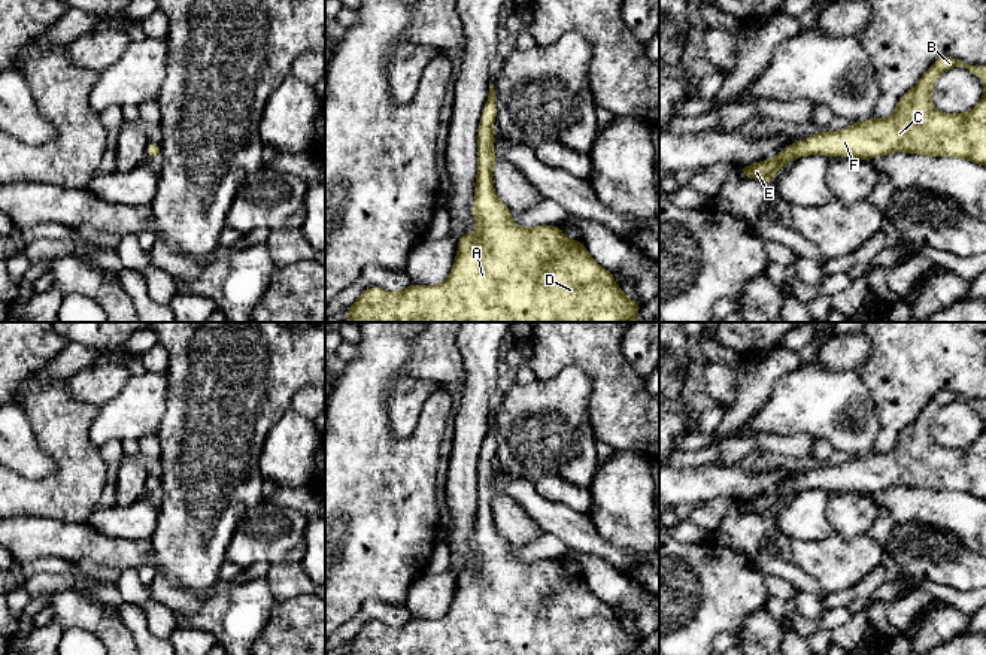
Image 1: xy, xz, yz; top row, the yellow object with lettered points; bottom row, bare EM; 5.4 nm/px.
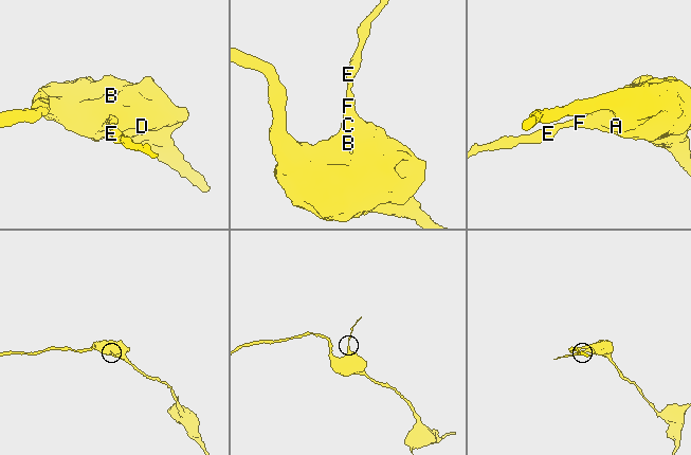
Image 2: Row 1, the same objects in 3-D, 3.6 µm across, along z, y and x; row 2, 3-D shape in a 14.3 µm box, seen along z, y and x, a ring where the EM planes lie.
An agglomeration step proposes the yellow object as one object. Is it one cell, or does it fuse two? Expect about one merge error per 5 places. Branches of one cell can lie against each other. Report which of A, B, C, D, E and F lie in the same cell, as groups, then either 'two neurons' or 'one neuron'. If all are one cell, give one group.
groups A B C D E F; one neuron

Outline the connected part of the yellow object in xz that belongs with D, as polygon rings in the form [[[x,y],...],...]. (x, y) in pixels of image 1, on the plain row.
[[[494,418],[489,419],[489,428],[486,437],[483,440],[482,454],[479,457],[479,468],[477,468],[477,510],[476,510],[476,524],[474,524],[474,558],[476,565],[471,568],[465,568],[458,571],[458,586],[453,597],[453,601],[448,610],[448,613],[439,619],[409,619],[406,624],[391,627],[383,622],[368,622],[361,627],[354,639],[348,642],[349,652],[346,655],[632,655],[641,643],[641,637],[632,636],[629,631],[624,628],[624,625],[618,621],[613,607],[603,603],[597,598],[592,591],[588,588],[582,574],[568,574],[561,561],[555,560],[537,560],[531,562],[524,562],[516,560],[510,549],[512,545],[504,540],[494,524],[492,518],[492,501],[498,491],[494,486],[494,474],[492,458],[497,454],[497,440],[495,440],[495,424]]]

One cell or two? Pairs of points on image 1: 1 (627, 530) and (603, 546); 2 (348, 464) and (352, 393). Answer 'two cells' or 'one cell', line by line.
1: two cells
2: one cell

